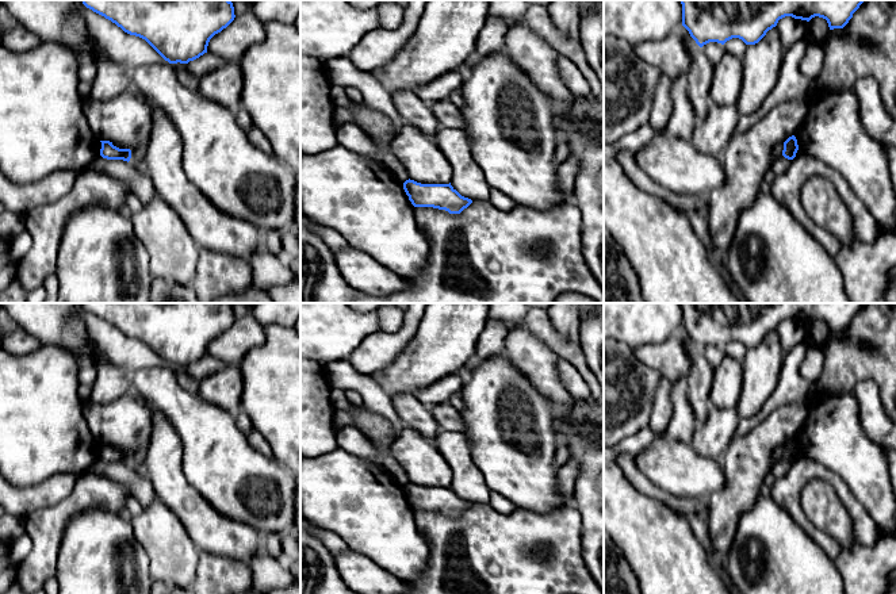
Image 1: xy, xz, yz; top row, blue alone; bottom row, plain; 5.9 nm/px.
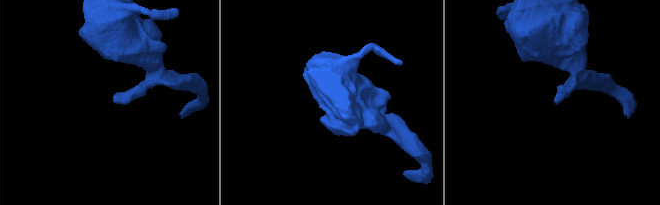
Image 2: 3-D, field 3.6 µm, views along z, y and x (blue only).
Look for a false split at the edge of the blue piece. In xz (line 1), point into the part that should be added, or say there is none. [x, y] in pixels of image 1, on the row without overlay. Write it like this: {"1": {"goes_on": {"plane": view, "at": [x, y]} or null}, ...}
{"1": {"goes_on": null}}

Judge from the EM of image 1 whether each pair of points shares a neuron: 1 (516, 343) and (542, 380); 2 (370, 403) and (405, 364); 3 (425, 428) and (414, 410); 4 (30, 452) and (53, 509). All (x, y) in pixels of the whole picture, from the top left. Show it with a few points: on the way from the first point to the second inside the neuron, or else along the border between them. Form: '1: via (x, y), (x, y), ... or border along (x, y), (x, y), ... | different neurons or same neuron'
1: via (525, 352), (542, 371) | same neuron
2: border along (375, 380), (389, 397) | different neurons
3: via (425, 424), (416, 414) | same neuron
4: border along (73, 472), (58, 472), (29, 486), (14, 486) | different neurons

